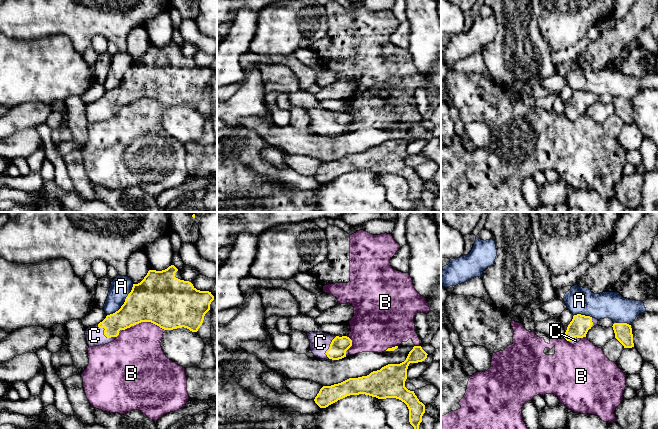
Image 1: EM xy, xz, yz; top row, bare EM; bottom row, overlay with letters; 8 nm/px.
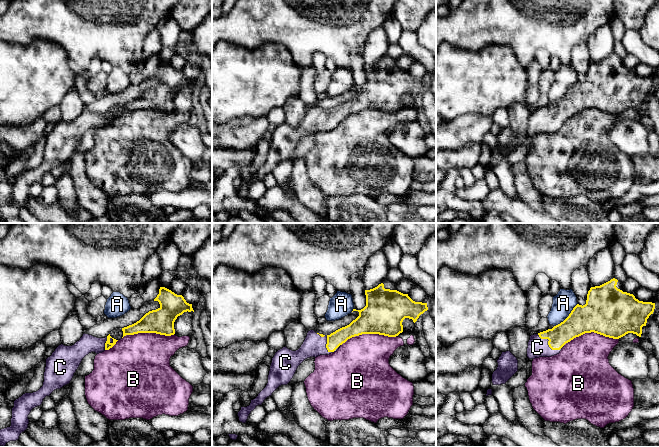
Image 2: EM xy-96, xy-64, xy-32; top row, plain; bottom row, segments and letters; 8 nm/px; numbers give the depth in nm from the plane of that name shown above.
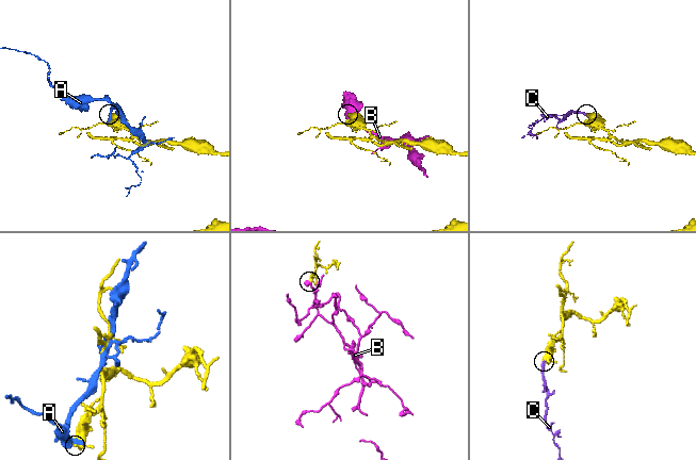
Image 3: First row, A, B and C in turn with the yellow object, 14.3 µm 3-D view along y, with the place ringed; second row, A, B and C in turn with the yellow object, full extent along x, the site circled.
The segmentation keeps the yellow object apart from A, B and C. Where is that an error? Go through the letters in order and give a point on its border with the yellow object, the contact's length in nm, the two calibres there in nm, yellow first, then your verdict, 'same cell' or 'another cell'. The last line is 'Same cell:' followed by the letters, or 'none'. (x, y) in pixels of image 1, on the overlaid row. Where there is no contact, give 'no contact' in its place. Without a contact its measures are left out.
A: contact xy (124, 302); length 340 nm; calibres 380 and 170 nm; another cell
B: contact xy (144, 321); length 340 nm; calibres 420 and 400 nm; another cell
C: contact xy (104, 333); length 190 nm; calibres 180 and 150 nm; same cell
Same cell: C

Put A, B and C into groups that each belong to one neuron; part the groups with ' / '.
A / B / C

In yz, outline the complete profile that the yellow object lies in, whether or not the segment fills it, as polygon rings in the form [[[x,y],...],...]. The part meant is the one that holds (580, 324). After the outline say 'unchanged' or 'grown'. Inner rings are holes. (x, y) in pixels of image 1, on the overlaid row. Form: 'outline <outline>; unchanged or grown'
outline [[[581,314],[574,315],[570,324],[564,327],[564,338],[574,345],[586,337],[588,330],[596,325],[598,325],[598,319]]]; grown

